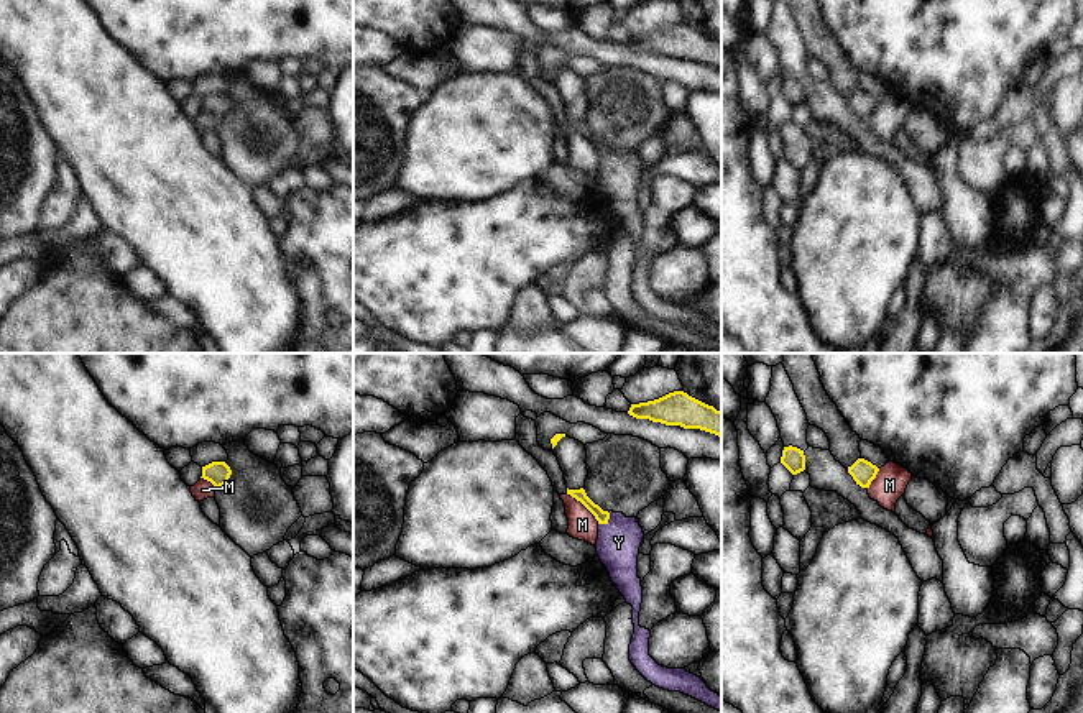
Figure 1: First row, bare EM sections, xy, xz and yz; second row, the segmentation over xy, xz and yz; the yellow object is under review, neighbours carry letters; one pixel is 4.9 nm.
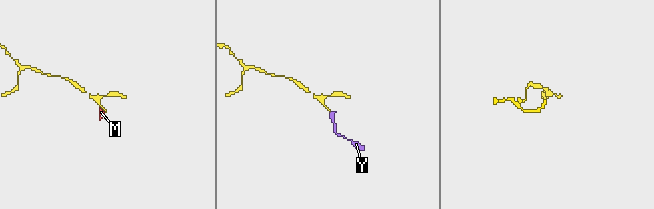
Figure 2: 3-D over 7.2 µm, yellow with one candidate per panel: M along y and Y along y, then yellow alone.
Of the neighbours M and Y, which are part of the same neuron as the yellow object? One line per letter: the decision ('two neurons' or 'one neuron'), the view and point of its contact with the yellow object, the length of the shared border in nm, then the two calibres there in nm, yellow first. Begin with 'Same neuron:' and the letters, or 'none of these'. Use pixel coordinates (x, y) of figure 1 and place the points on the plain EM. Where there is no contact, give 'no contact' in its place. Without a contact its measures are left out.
Same neuron: Y
M: two neurons; meets yellow in xz at (584, 137); contact 220 nm long; 70 nm thick on the yellow side, 140 nm on the other
Y: one neuron; meets yellow in xz at (607, 153); contact 90 nm long; 70 nm thick on the yellow side, 220 nm on the other

